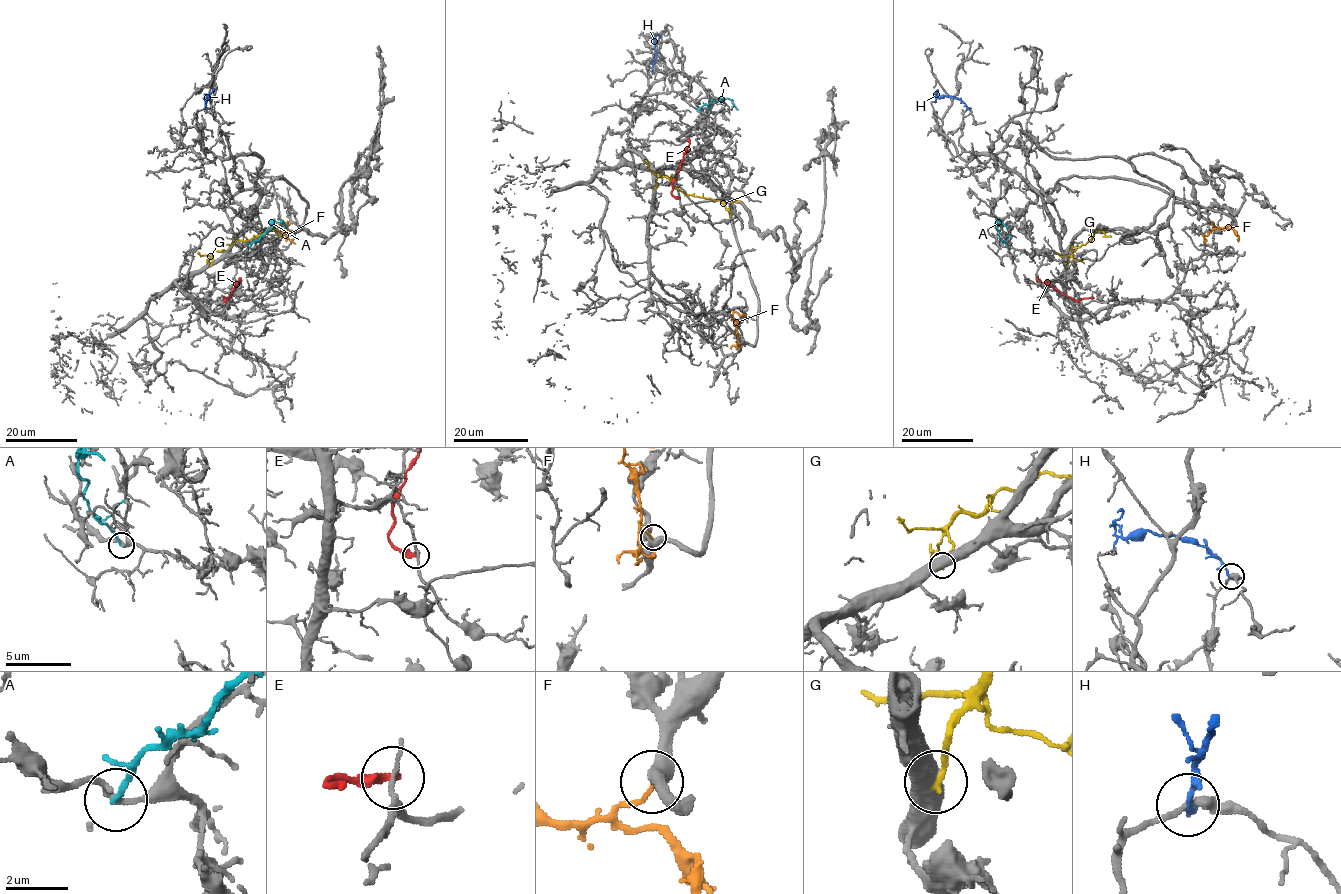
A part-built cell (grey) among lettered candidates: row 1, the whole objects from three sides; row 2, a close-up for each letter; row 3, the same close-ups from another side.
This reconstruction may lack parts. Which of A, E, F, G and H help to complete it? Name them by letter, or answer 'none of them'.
F

